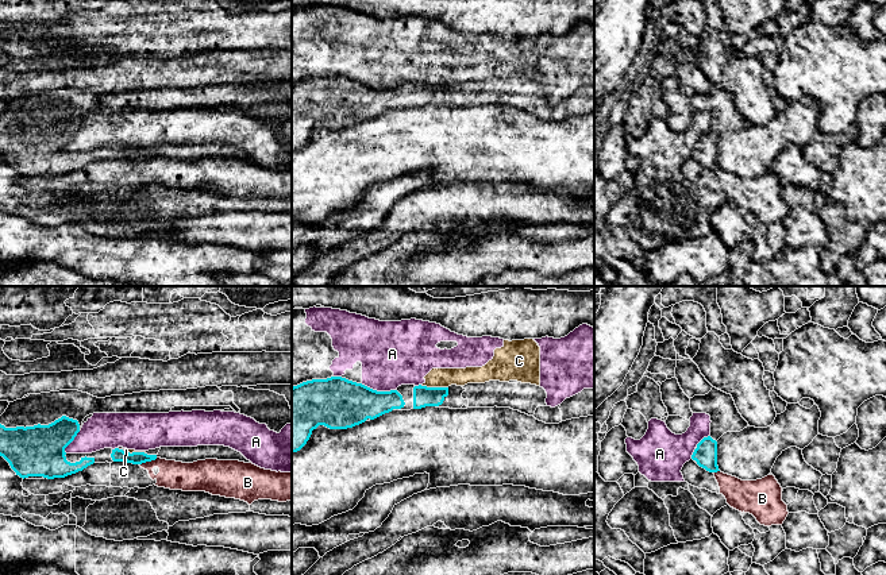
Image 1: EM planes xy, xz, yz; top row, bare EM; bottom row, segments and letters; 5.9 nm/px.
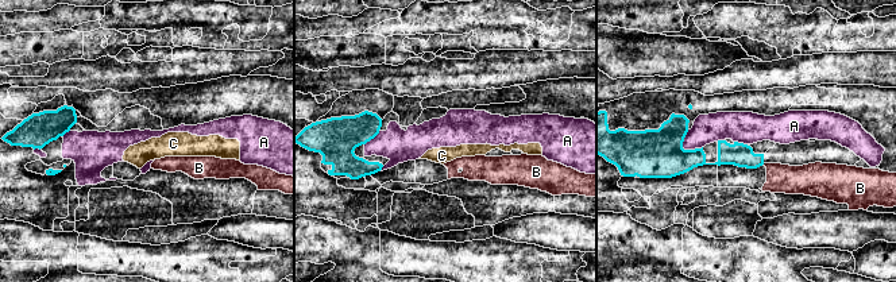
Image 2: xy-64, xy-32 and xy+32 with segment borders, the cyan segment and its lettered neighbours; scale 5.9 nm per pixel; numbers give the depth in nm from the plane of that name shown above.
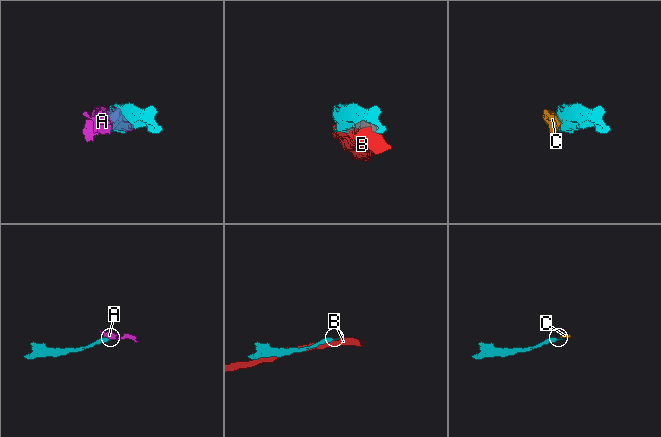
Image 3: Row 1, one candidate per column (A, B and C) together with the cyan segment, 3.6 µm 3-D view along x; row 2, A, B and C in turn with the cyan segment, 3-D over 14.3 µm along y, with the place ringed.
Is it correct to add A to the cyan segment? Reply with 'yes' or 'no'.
no

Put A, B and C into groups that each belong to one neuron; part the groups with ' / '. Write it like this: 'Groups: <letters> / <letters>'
Groups: A C / B

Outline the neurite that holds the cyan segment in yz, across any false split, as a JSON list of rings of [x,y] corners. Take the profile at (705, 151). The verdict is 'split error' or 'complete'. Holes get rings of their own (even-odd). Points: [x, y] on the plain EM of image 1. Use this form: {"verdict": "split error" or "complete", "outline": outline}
{"verdict": "split error", "outline": [[[716,85],[705,93],[690,96],[693,111],[706,111],[710,113],[710,132],[704,135],[694,147],[692,157],[709,170],[717,170],[717,138],[727,130],[740,130],[748,120],[739,111],[731,92]]]}

